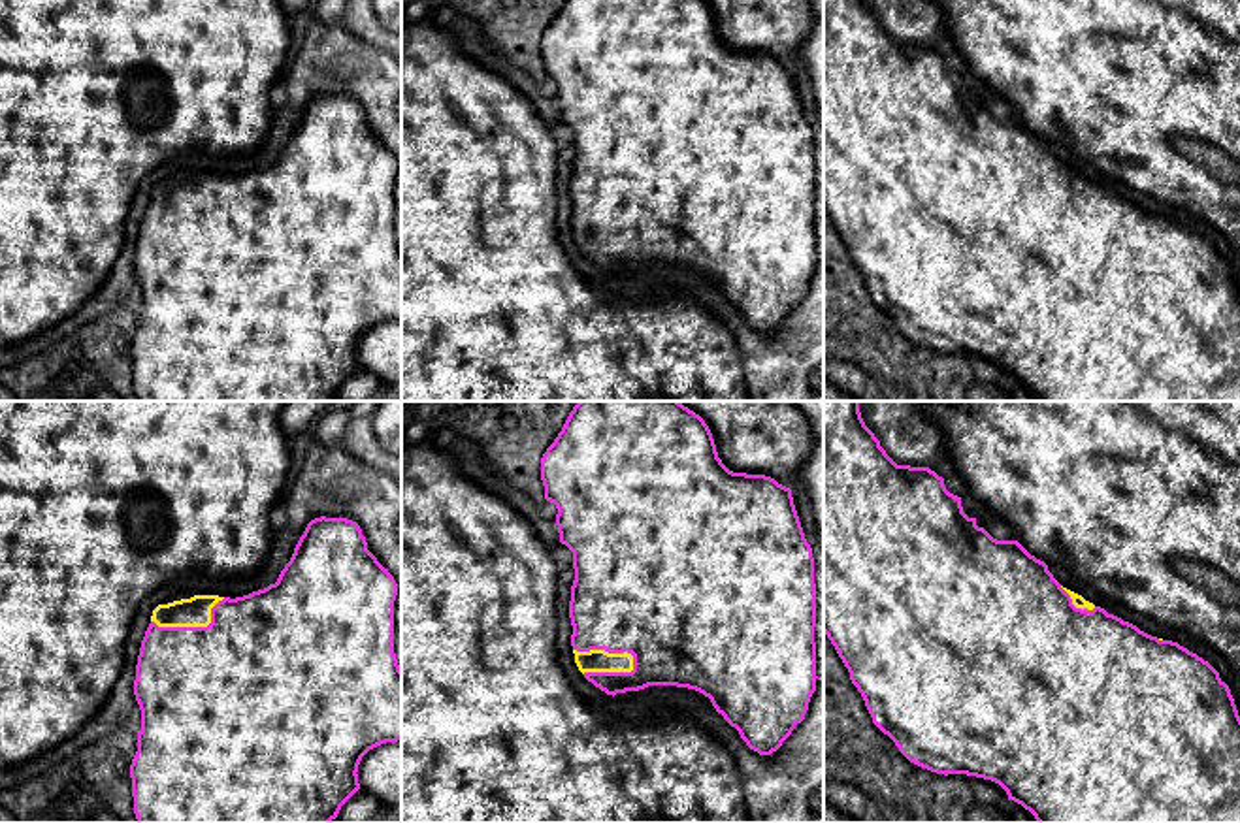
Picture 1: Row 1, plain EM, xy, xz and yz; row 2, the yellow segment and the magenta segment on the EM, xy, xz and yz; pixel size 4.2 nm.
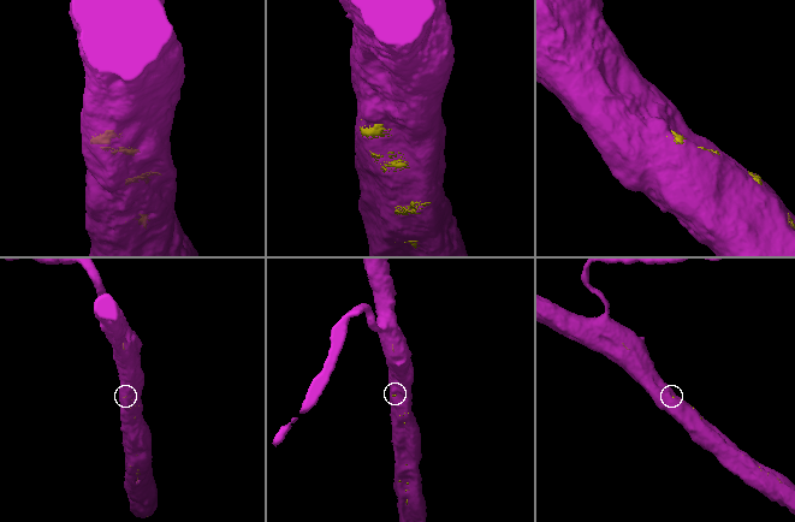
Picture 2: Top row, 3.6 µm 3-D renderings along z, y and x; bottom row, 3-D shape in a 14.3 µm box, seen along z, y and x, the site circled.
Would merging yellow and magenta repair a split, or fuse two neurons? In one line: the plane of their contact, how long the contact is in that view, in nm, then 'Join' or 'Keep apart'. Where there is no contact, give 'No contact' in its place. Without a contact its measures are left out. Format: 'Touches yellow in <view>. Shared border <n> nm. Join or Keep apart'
Touches yellow in xz. Shared border 280 nm. Join

